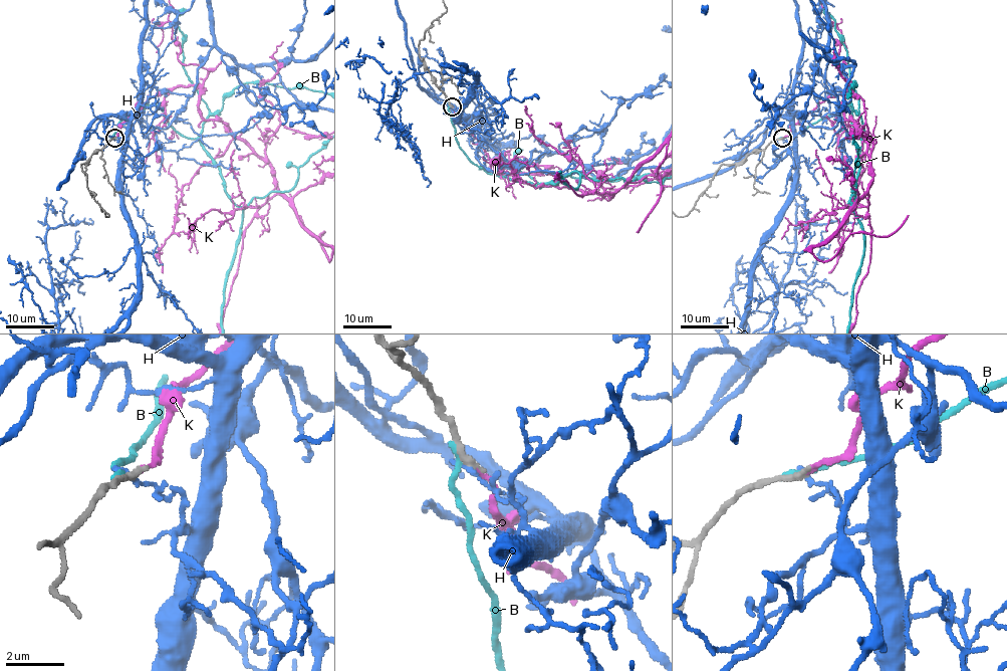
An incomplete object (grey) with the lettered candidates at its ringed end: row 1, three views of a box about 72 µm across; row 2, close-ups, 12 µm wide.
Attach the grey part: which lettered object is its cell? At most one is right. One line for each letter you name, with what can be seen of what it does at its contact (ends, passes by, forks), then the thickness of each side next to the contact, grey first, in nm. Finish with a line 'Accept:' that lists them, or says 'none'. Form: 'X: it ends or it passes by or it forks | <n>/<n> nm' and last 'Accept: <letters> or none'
K: it ends | 240/170 nm
Accept: K

